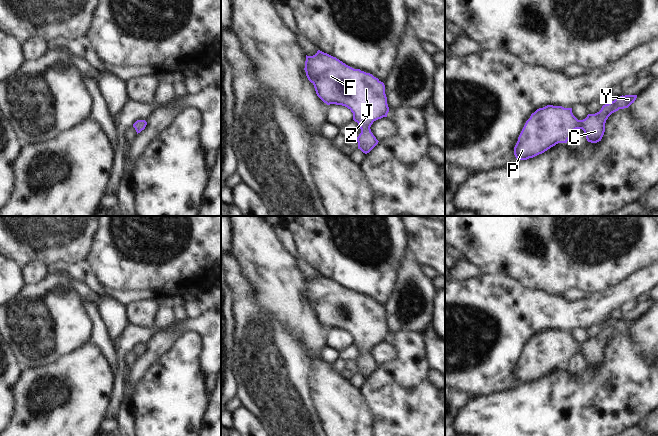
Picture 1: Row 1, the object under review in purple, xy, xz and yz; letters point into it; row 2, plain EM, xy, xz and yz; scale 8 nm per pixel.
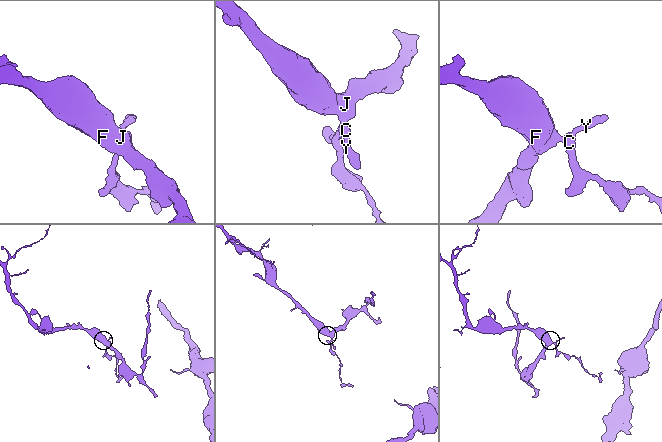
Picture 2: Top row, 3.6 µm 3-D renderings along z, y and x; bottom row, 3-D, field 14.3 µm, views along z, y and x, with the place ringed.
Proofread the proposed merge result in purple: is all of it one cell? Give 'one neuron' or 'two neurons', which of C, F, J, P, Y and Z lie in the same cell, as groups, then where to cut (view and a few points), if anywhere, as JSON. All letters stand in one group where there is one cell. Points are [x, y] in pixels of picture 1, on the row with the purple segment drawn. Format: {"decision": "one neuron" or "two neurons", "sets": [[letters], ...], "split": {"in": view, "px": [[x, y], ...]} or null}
{"decision": "one neuron", "sets": [["C", "F", "J", "P", "Y", "Z"]], "split": null}

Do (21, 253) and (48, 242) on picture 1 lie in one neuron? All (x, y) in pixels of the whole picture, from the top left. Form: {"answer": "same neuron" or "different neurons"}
{"answer": "same neuron"}

